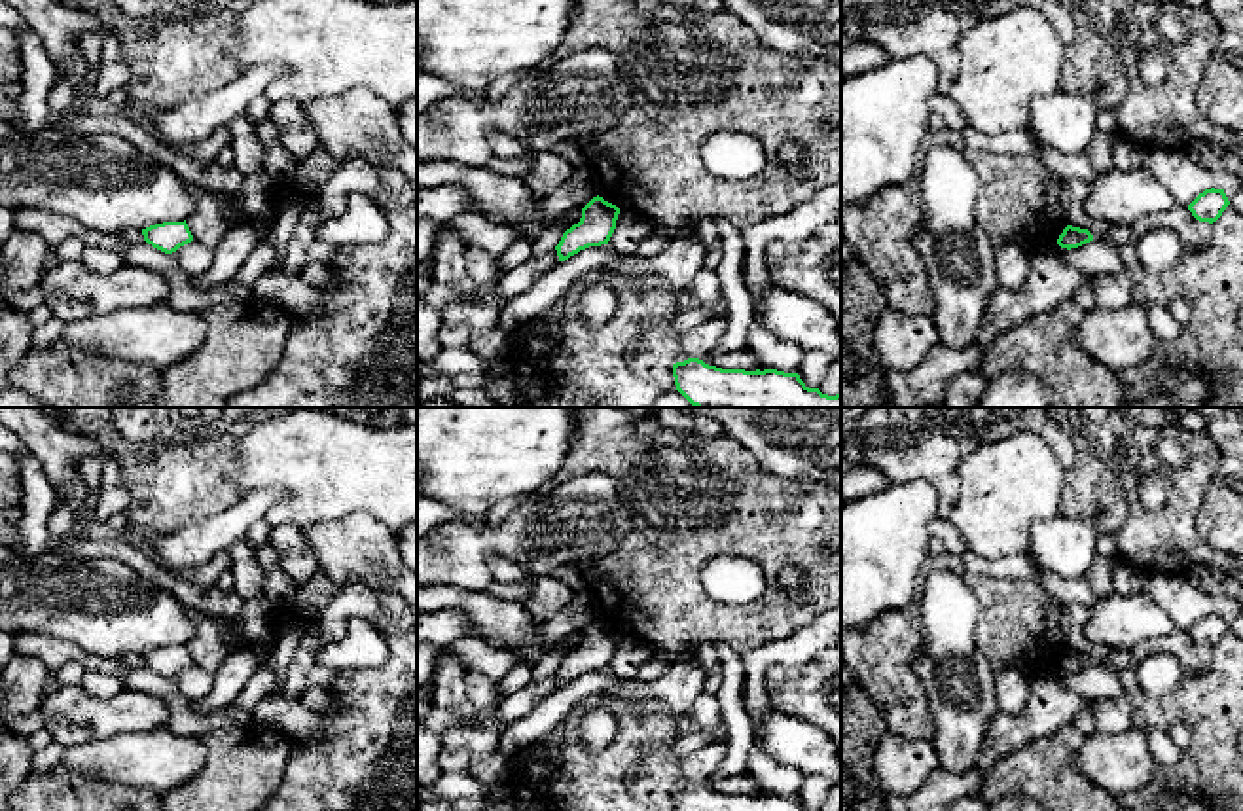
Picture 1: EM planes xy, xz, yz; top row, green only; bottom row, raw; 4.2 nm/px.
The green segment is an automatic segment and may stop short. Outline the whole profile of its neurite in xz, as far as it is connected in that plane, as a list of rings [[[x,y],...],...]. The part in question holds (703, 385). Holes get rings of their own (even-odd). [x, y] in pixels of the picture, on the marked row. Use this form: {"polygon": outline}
{"polygon": [[[699,358],[673,364],[676,390],[695,407],[841,407],[841,394],[809,388],[798,373],[722,369]]]}

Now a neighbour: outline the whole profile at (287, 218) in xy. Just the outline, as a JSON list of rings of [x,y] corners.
[[[284,207],[275,212],[273,225],[269,227],[273,235],[275,267],[279,267],[286,256],[288,243],[294,237],[296,225],[301,220],[301,210],[297,207]]]

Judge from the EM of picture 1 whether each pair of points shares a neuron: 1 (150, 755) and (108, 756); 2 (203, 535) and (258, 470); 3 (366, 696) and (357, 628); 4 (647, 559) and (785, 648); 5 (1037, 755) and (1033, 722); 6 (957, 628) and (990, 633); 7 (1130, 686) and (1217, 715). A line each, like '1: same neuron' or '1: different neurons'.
1: same neuron
2: different neurons
3: different neurons
4: different neurons
5: different neurons
6: different neurons
7: same neuron

